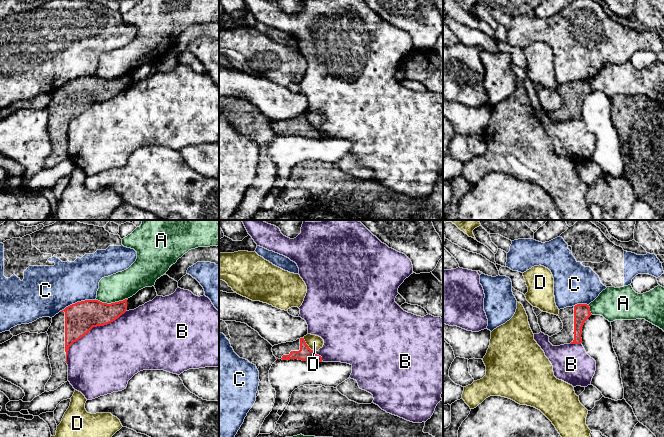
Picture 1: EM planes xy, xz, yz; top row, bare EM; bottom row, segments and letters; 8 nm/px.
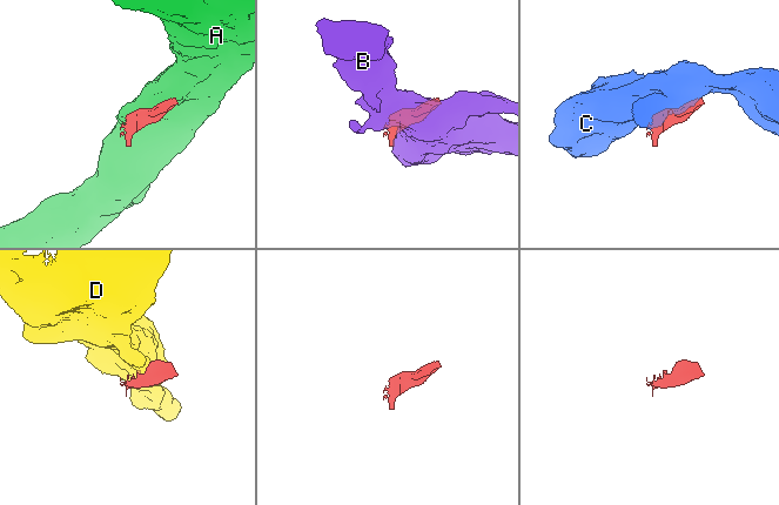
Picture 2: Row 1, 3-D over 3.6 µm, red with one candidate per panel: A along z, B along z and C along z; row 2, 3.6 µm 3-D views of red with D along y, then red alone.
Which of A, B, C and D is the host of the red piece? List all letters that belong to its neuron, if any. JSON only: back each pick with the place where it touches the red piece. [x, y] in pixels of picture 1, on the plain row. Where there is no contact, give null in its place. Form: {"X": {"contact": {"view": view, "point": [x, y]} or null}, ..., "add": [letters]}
{"add": []}

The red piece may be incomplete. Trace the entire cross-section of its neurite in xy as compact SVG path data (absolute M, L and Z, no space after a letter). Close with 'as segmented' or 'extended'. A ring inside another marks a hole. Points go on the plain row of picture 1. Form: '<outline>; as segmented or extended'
M85 76L66 83L52 93L47 107L52 151L45 161L45 167L54 167L68 157L69 123L93 103L104 102L118 95L127 86L127 76L111 80Z; extended

